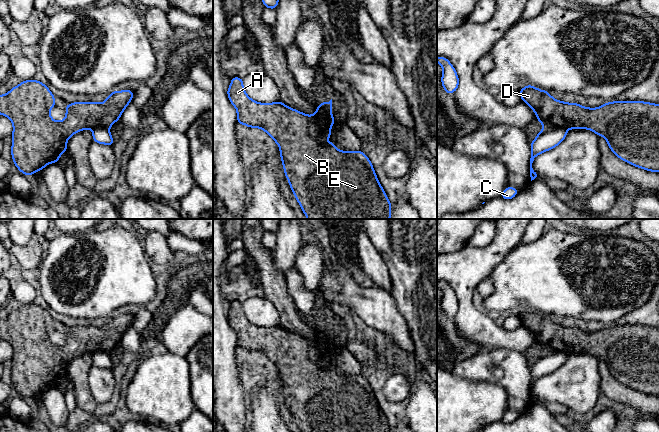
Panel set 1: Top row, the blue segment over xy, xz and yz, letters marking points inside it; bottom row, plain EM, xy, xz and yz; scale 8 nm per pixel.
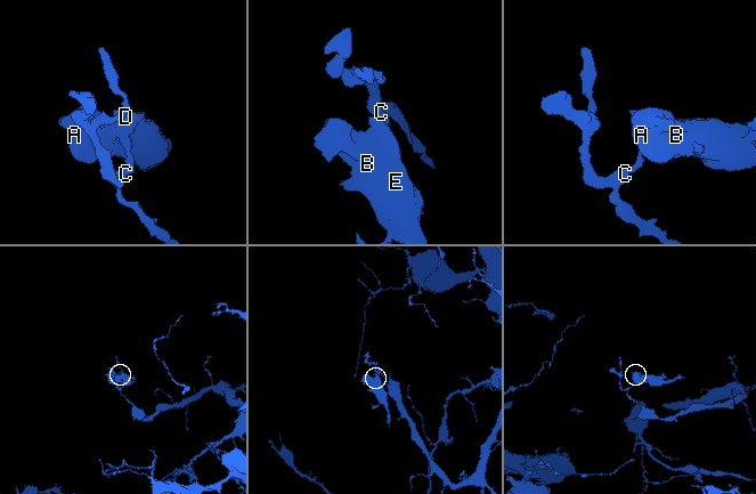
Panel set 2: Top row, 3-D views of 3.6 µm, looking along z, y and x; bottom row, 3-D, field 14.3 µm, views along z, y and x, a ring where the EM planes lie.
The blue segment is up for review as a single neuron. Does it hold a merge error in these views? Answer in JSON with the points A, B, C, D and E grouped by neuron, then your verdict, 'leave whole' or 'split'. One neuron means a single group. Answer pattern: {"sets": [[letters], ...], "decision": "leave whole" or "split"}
{"sets": [["A", "B", "D", "E"], ["C"]], "decision": "split"}

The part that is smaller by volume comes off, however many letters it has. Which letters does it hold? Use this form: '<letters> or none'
A, B, D, E

